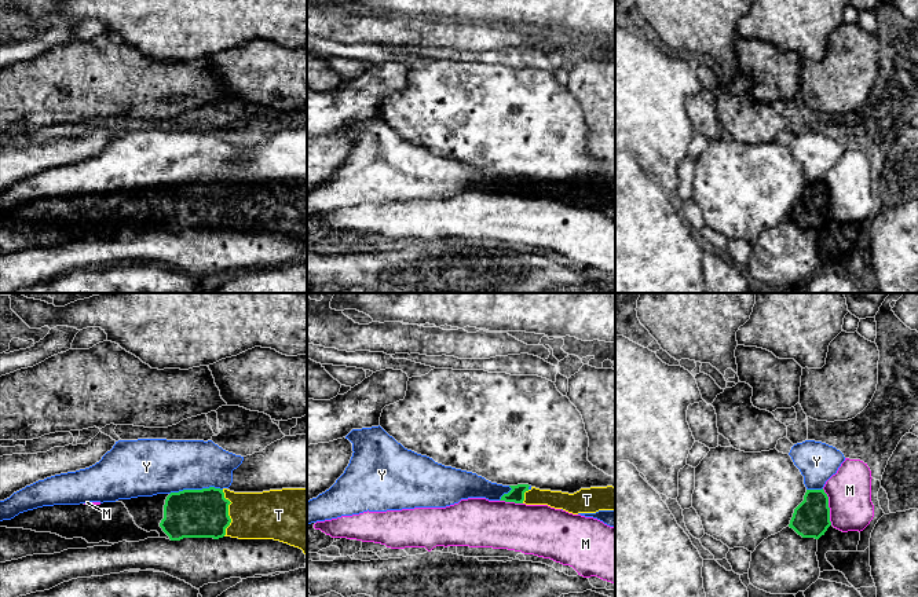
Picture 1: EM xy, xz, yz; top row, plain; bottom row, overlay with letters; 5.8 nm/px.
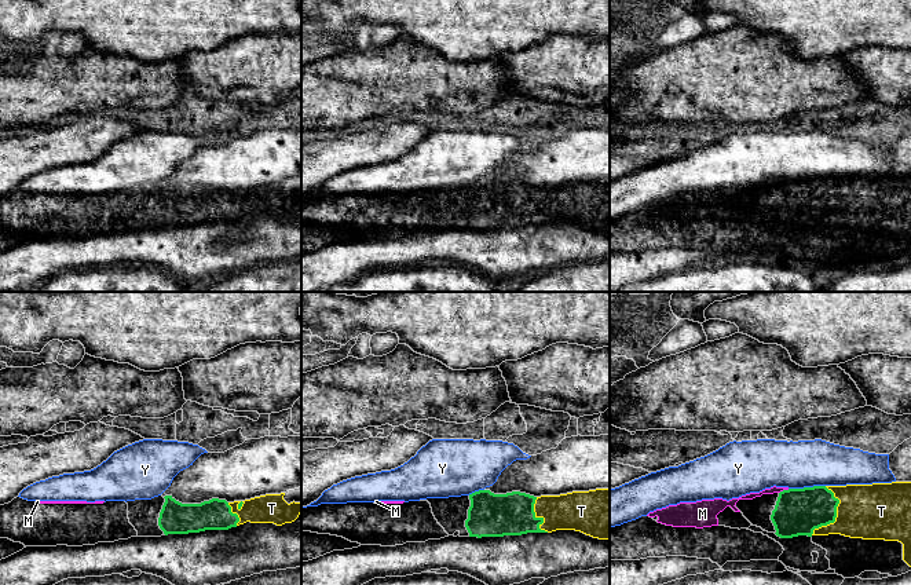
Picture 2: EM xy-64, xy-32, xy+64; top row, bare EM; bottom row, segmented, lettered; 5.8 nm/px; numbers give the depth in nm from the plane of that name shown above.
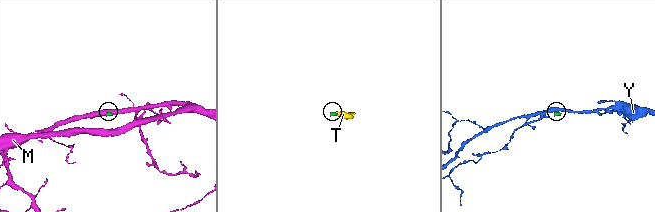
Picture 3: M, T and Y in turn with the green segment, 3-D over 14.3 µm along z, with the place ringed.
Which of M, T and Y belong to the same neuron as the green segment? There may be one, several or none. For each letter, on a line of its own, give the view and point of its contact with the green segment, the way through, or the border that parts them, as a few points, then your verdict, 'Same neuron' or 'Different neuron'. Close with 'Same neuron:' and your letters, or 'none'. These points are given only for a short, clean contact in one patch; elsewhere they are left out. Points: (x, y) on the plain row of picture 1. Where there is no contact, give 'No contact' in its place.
M: Touches green at yz (827, 198). Boundary: yz (822, 180), (827, 189), (829, 212), (831, 216). Different neuron
T: Touches green at xy (227, 205). Path across: xy (190, 205), (227, 205), (270, 207). Same neuron
Y: Touches green at xy (196, 182). Boundary: xy (222, 180), (183, 180), (169, 186). Different neuron
Same neuron: T

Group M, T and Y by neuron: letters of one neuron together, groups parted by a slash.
M / T / Y

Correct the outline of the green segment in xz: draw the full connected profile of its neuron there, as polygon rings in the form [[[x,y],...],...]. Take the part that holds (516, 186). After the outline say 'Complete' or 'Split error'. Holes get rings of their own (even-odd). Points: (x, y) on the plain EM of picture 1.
[[[529,176],[509,179],[512,182],[504,186],[500,193],[526,197],[548,197],[573,206],[615,202],[615,179],[612,177],[581,180],[574,186],[540,182]]]. Split error

